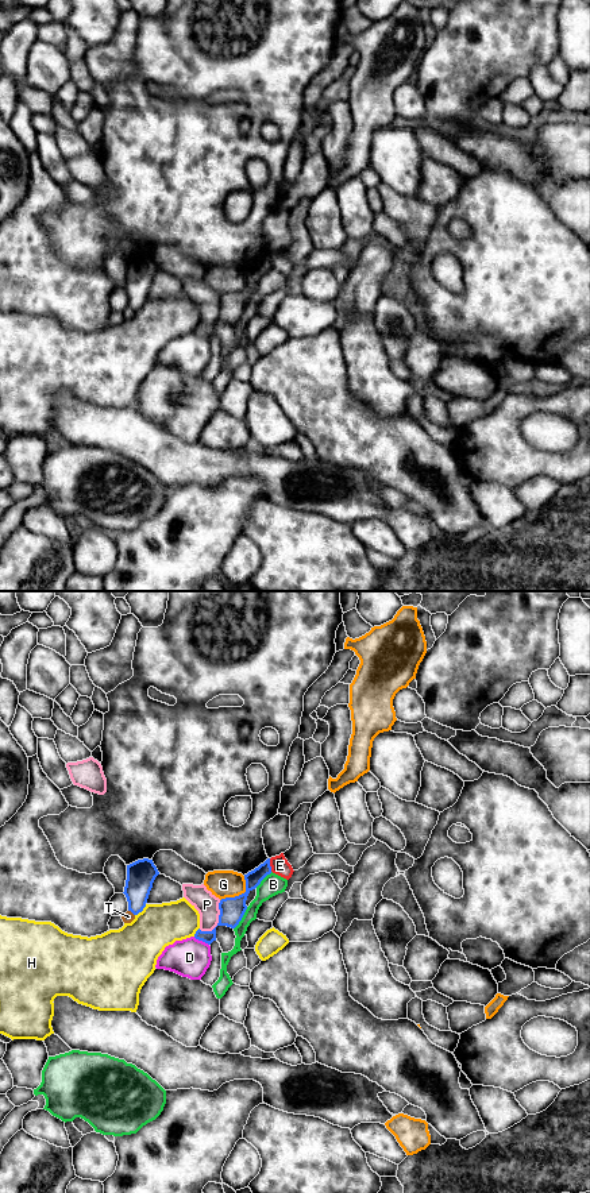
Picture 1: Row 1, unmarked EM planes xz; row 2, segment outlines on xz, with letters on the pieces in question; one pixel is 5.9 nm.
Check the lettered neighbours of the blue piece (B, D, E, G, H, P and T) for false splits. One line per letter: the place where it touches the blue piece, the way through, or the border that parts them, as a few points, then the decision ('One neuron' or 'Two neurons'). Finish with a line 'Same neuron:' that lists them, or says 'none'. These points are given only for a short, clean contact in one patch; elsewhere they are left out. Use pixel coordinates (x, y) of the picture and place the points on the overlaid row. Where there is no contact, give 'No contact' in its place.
B: Touches blue at xz (242, 917). Two neurons
D: Touches blue at xz (201, 939). Two neurons
E: Touches blue at xz (269, 865). Boundary: xz (269, 858), (272, 871). Two neurons
G: Touches blue at xz (239, 895). Two neurons
H: Touches blue at xz (141, 911). Two neurons
P: Touches blue at xz (219, 921). Two neurons
T: Touches blue at xz (131, 911). Two neurons
Same neuron: none

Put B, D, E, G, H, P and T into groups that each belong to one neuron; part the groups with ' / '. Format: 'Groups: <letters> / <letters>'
Groups: B / D / E / G / H / P / T

